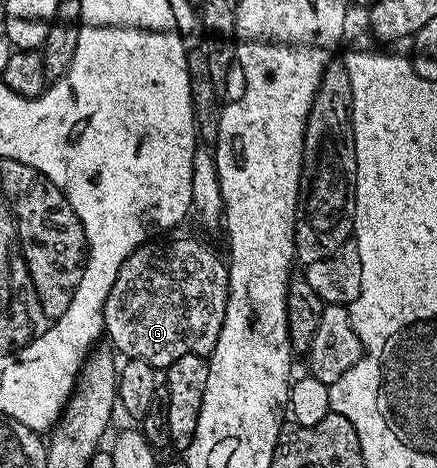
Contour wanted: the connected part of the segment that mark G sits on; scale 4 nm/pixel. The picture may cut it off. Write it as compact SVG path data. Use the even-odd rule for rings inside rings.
M171 241L168 245L144 243L133 250L125 259L117 279L103 304L103 327L106 340L112 350L118 351L124 358L147 361L156 371L165 371L181 355L195 353L207 357L221 335L225 323L225 307L229 275L224 258L219 258L207 245L199 241Z

